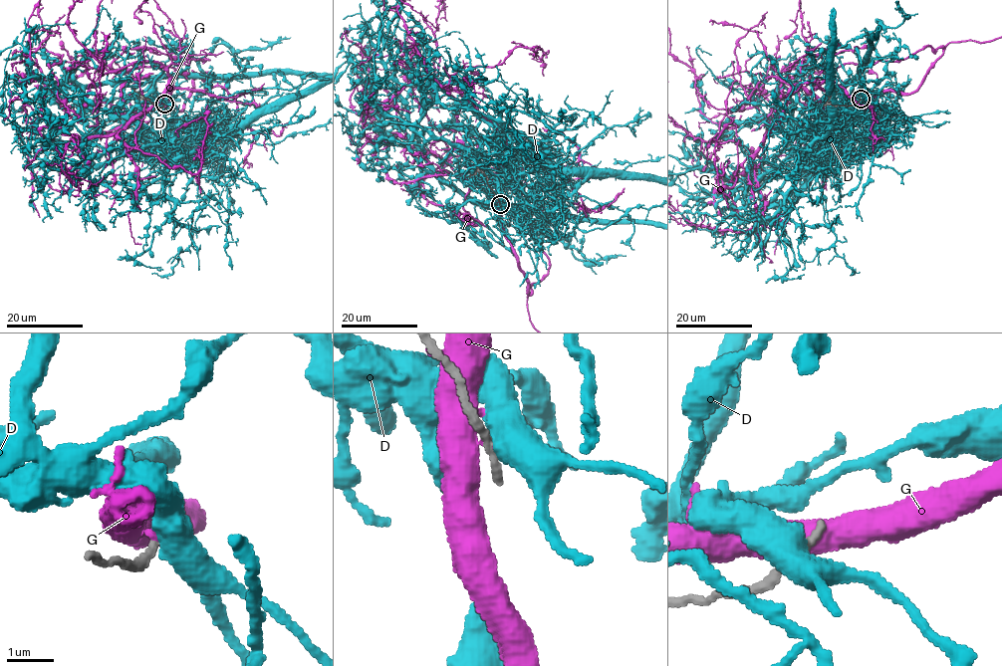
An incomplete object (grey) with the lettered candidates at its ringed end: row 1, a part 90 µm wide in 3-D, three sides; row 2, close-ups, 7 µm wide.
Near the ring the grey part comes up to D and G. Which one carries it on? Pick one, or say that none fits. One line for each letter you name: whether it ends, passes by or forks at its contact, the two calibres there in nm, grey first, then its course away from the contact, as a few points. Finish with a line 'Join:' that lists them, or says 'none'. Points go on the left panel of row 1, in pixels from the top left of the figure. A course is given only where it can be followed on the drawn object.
Join: none

